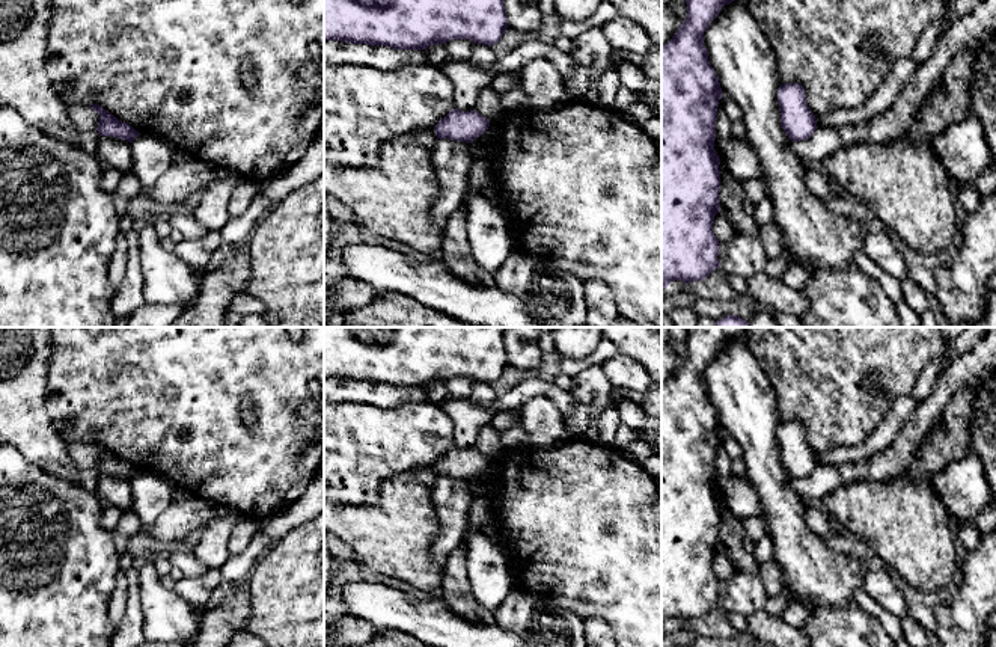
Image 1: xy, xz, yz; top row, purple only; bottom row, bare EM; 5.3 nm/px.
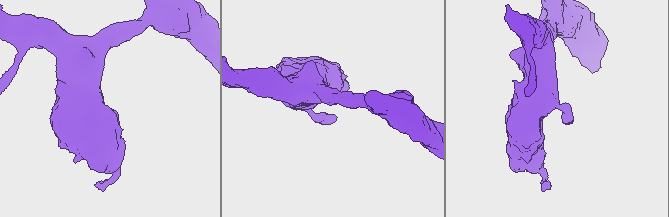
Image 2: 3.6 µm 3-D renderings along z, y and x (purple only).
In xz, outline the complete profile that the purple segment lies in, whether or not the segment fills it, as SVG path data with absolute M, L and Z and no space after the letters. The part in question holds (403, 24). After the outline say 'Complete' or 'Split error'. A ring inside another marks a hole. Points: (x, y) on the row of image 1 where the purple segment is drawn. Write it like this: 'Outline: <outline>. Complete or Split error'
Outline: M324 0L324 41L426 50L452 39L491 47L508 29L503 0Z. Complete

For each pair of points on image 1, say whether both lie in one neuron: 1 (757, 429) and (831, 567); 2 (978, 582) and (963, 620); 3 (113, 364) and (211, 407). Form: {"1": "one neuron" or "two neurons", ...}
{"1": "one neuron", "2": "one neuron", "3": "one neuron"}

